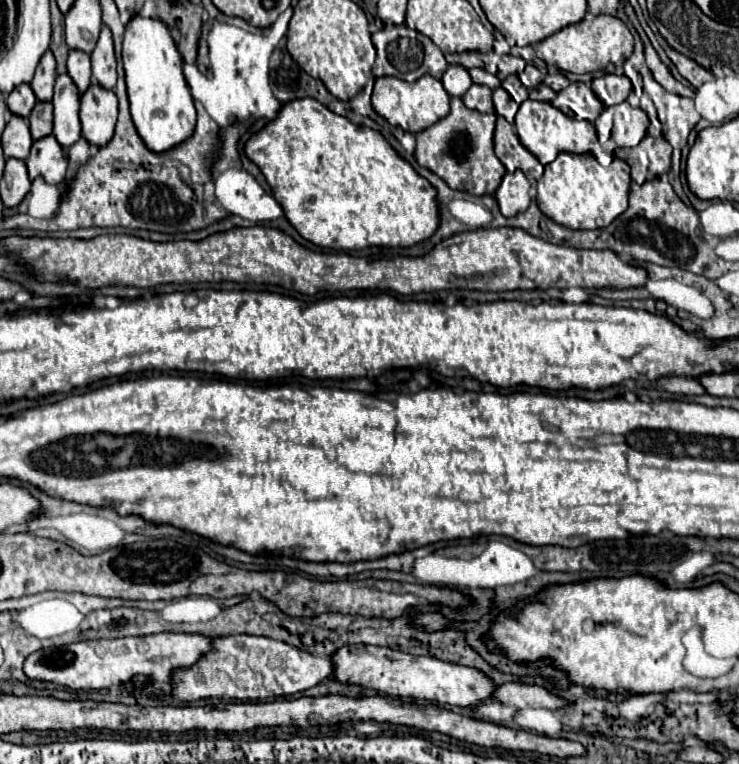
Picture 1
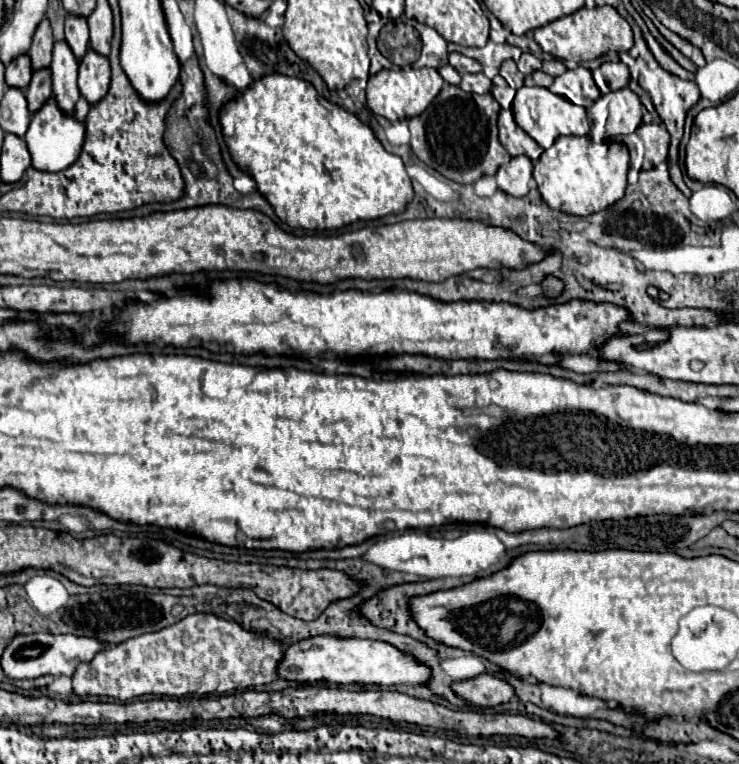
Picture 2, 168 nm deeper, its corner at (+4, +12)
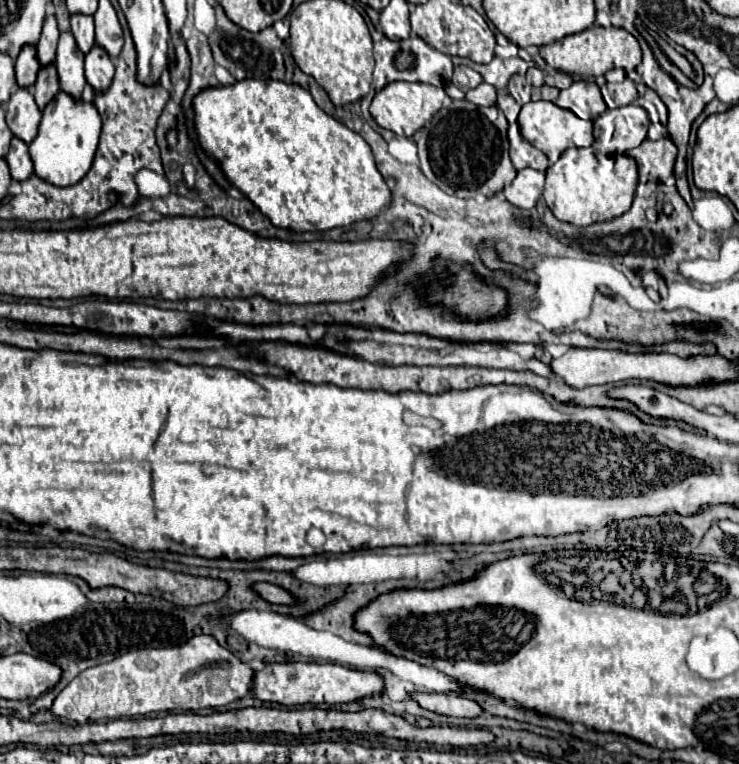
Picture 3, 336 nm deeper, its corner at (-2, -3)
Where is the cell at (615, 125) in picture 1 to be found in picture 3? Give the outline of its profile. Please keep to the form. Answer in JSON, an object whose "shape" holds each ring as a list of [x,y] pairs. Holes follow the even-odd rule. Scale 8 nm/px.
{"shape":[[[637,103],[614,109],[608,108],[593,122],[593,147],[605,155],[626,153],[647,139],[647,127],[647,111]]]}

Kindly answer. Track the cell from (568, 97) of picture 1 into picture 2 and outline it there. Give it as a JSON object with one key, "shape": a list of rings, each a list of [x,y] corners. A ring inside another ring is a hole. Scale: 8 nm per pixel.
{"shape":[[[583,66],[567,70],[565,74],[557,76],[549,90],[583,108],[589,108],[601,96],[597,84],[593,84],[591,70],[587,70]]]}

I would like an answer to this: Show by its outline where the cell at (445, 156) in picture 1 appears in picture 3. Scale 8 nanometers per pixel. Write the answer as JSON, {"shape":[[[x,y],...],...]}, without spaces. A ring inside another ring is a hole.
{"shape":[[[467,99],[451,101],[447,107],[439,109],[421,131],[415,133],[415,143],[419,147],[423,175],[441,191],[461,199],[477,195],[493,197],[517,175],[509,159],[507,119],[495,105],[479,109]]]}

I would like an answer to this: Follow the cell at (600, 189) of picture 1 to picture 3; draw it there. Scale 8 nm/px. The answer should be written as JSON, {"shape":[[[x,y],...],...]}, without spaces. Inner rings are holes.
{"shape":[[[573,147],[546,170],[542,199],[559,221],[585,227],[627,213],[631,209],[637,184],[638,167],[632,157],[626,154],[601,155],[593,147]]]}

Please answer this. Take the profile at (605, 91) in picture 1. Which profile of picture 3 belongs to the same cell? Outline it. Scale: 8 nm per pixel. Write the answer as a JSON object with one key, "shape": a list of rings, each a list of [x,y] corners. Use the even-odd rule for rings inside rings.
{"shape":[[[631,79],[602,85],[600,91],[608,108],[618,108],[637,101],[637,87]]]}

